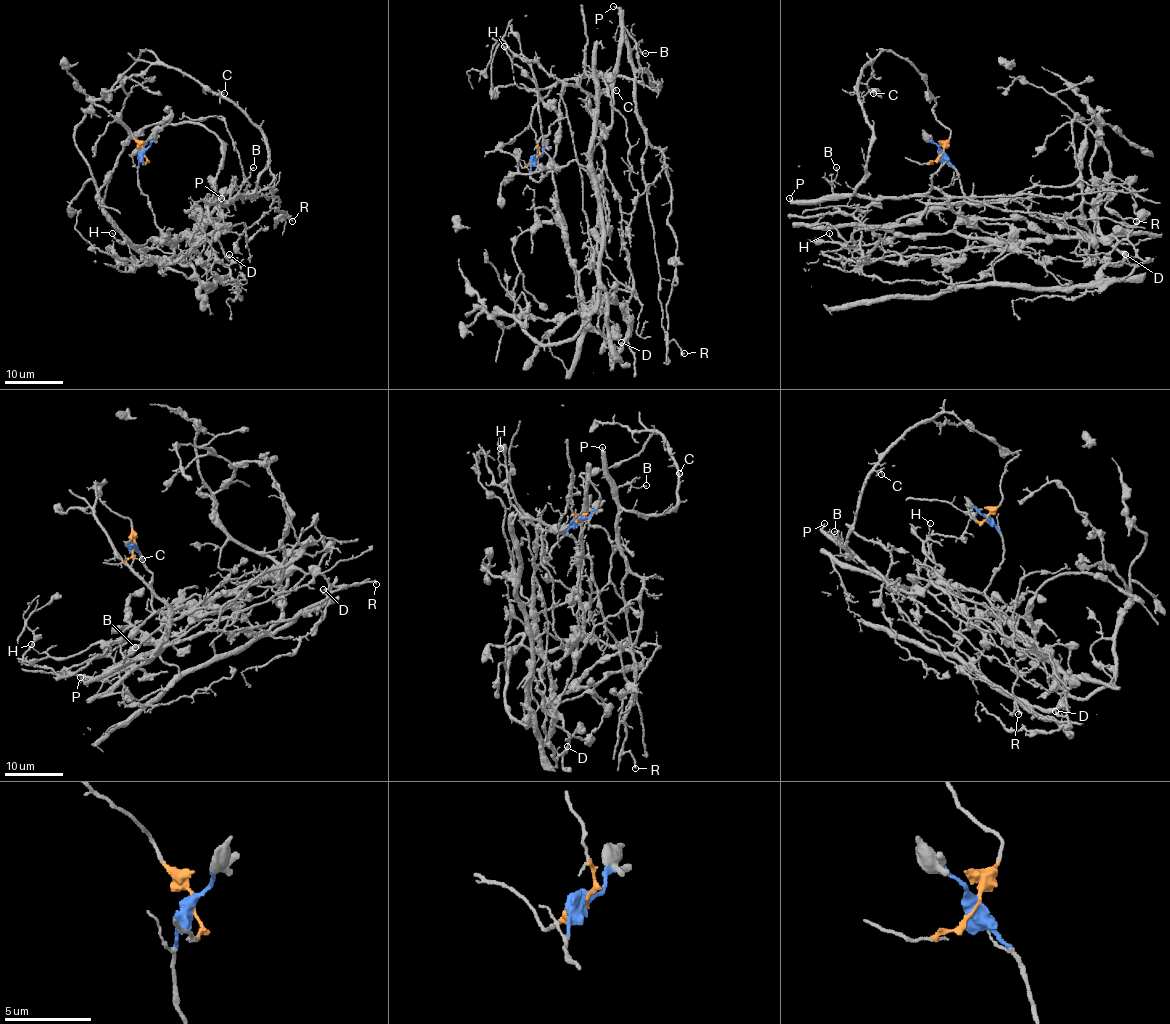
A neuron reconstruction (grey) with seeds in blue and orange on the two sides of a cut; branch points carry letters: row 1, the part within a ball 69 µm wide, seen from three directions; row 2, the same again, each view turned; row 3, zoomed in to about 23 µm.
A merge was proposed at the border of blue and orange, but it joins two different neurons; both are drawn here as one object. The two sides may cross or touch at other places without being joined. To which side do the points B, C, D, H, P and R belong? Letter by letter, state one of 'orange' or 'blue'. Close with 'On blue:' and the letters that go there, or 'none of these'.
B: orange
C: orange
D: blue
H: blue
P: orange
R: orange
On blue: D, H

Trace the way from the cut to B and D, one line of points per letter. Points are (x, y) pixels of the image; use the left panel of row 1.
B: (143, 152), (94, 102), (151, 51), (232, 102), (262, 135), (267, 168), (251, 193), (239, 193), (254, 167)
D: (143, 152), (139, 189), (164, 237), (168, 241), (206, 237), (229, 254)

